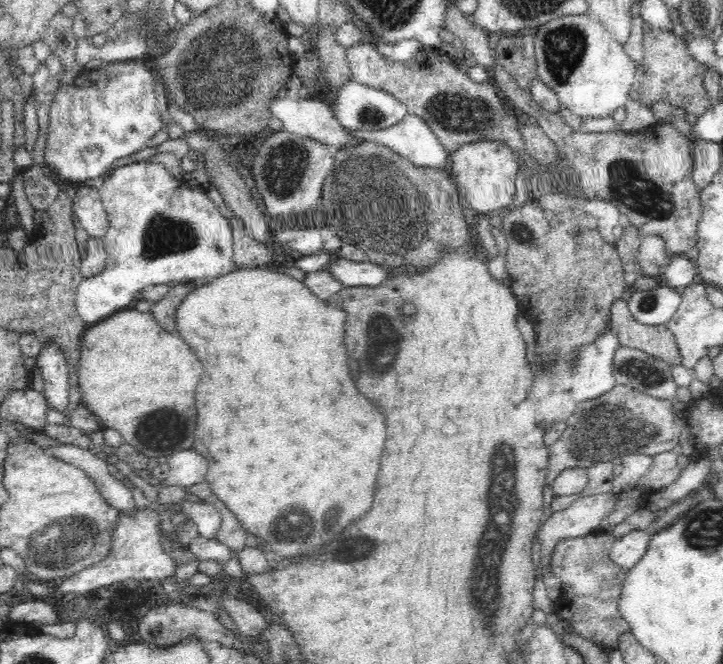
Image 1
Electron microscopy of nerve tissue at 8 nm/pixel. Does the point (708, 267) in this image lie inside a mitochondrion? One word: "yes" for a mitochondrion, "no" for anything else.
no

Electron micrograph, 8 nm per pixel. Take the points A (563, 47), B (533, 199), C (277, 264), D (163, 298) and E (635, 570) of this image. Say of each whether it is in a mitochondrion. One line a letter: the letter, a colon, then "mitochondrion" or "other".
A: mitochondrion
B: other
C: other
D: other
E: other

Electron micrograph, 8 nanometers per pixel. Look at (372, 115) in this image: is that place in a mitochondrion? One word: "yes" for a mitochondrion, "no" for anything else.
yes

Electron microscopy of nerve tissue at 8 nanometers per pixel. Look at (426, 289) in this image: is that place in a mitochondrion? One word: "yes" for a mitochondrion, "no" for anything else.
no

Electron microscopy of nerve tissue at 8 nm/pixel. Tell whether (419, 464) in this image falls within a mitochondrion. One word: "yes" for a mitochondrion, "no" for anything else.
no

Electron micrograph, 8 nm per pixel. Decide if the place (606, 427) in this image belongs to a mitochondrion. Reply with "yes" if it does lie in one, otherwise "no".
yes

